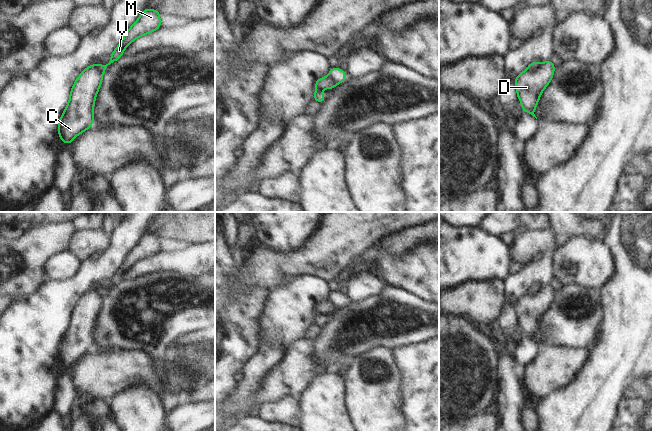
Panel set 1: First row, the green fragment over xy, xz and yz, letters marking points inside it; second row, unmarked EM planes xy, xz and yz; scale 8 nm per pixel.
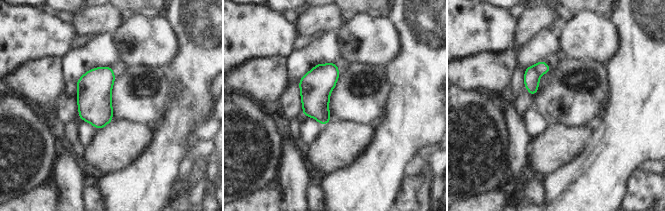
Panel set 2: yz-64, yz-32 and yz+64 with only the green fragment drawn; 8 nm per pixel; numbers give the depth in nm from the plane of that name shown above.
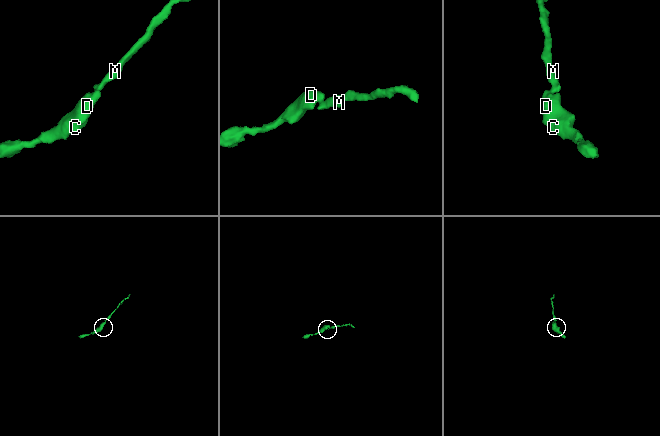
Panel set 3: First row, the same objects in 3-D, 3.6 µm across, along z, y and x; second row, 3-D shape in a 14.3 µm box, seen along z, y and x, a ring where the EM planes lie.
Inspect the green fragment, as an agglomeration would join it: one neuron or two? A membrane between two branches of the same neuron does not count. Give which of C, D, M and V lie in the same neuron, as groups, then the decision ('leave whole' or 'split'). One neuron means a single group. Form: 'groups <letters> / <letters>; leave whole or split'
groups C D / M V; split

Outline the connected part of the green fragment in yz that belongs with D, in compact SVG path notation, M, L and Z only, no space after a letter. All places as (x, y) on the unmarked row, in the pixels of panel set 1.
M551 284L539 288L535 296L523 295L514 304L517 312L517 320L521 325L521 334L528 336L537 343L534 338L540 319L550 307L554 299L555 290Z

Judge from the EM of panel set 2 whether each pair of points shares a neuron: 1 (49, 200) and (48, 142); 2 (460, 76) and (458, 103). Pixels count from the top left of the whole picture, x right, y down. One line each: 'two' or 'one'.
1: two
2: two

